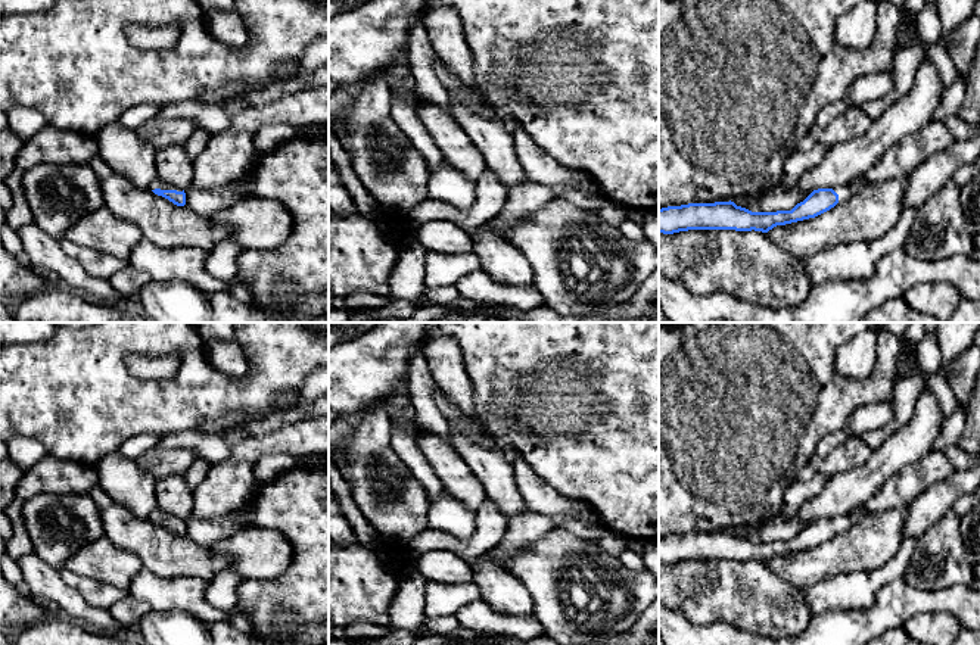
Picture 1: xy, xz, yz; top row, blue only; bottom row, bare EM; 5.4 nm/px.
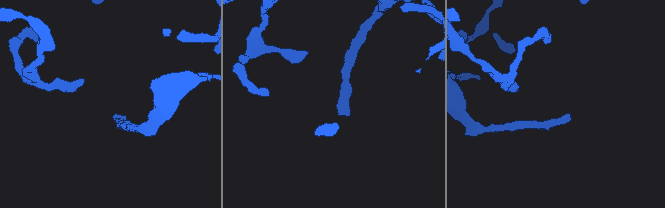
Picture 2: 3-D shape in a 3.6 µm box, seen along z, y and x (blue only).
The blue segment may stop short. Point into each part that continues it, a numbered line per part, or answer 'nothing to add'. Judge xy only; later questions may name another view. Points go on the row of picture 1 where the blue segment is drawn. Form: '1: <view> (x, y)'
1: xy (156, 183)

